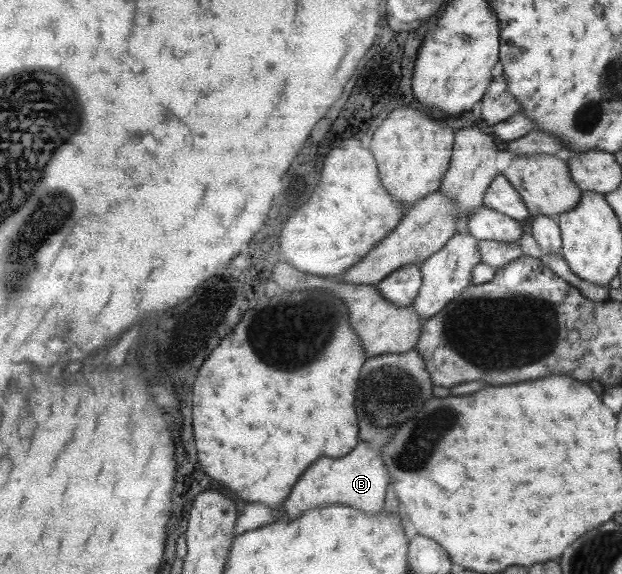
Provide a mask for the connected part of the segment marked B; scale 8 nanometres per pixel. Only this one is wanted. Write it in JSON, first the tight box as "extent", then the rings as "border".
{"extent":[284,443,389,520],"border":[[[365,443],[357,445],[349,455],[333,459],[321,457],[321,461],[313,463],[309,471],[305,471],[297,480],[297,485],[284,501],[284,511],[289,520],[297,519],[303,513],[317,508],[324,508],[331,504],[347,504],[355,509],[369,512],[381,512],[389,485],[389,473],[381,455],[375,449],[369,449]]]}

